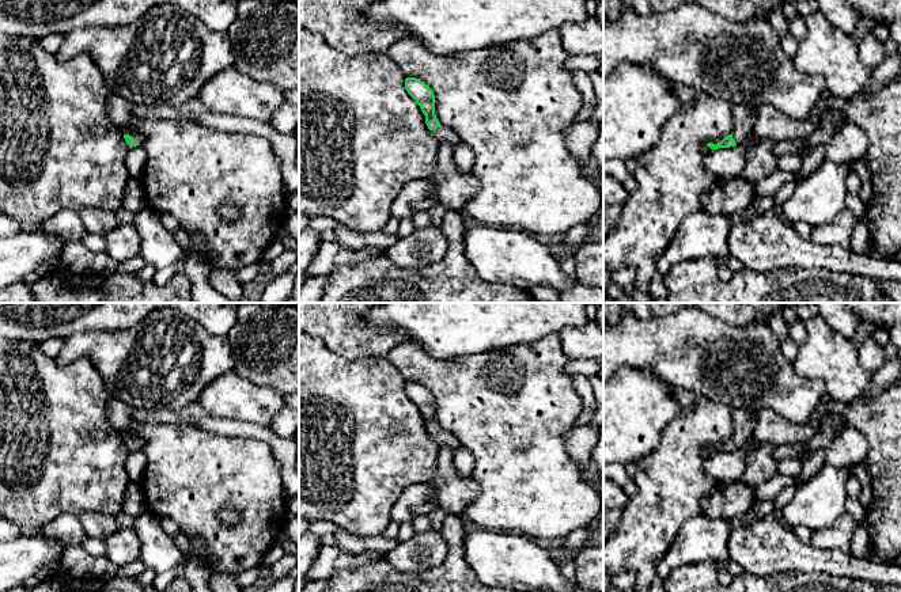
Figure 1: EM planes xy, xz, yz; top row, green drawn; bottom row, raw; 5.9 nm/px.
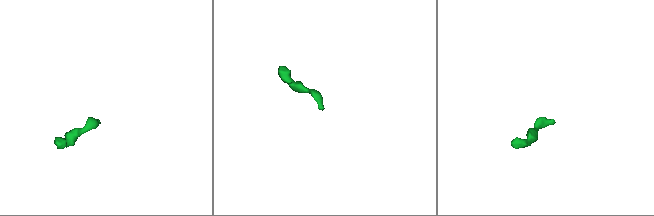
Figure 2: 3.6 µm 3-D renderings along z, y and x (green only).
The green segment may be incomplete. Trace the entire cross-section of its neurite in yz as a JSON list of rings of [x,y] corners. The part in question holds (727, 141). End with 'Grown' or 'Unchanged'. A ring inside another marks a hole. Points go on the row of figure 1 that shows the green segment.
[[[734,105],[732,107],[732,117],[734,117],[734,130],[731,134],[724,137],[720,143],[713,144],[708,143],[707,147],[711,149],[719,148],[730,148],[735,147],[737,144],[742,144],[742,141],[752,133],[754,125],[754,111],[756,107],[749,105]]]. Grown

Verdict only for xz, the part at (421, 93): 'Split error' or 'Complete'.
Split error

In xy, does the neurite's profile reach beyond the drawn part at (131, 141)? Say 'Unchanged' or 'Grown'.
Grown

